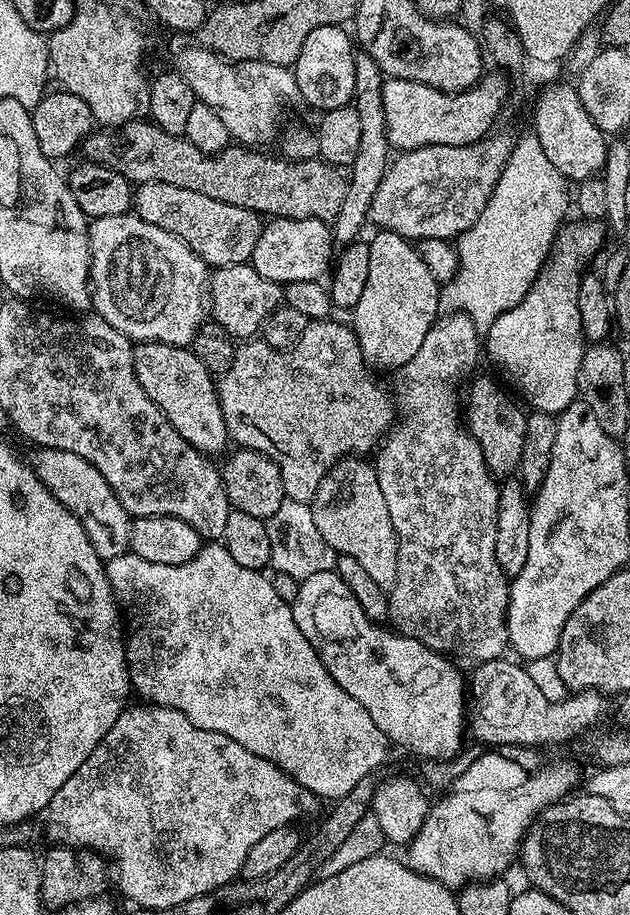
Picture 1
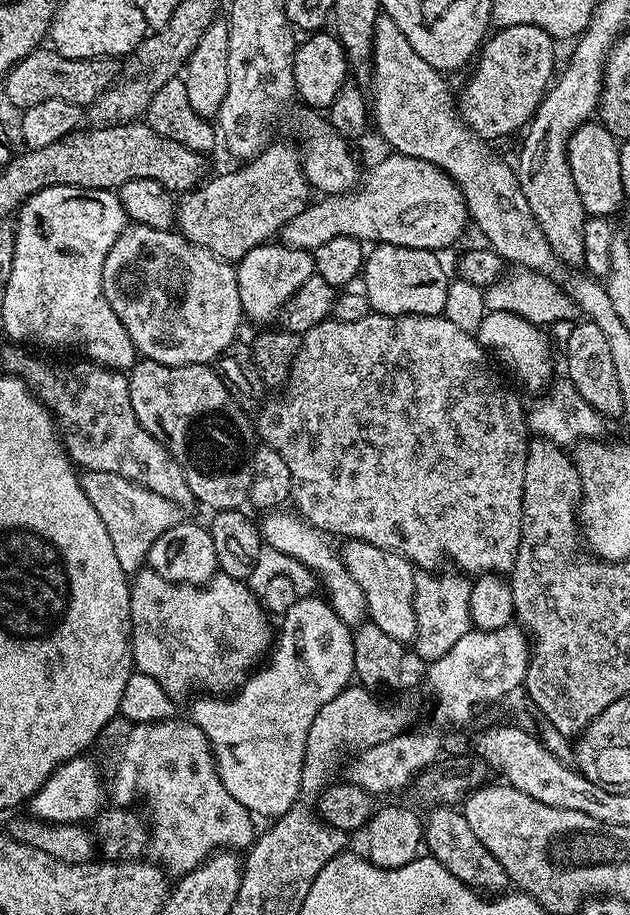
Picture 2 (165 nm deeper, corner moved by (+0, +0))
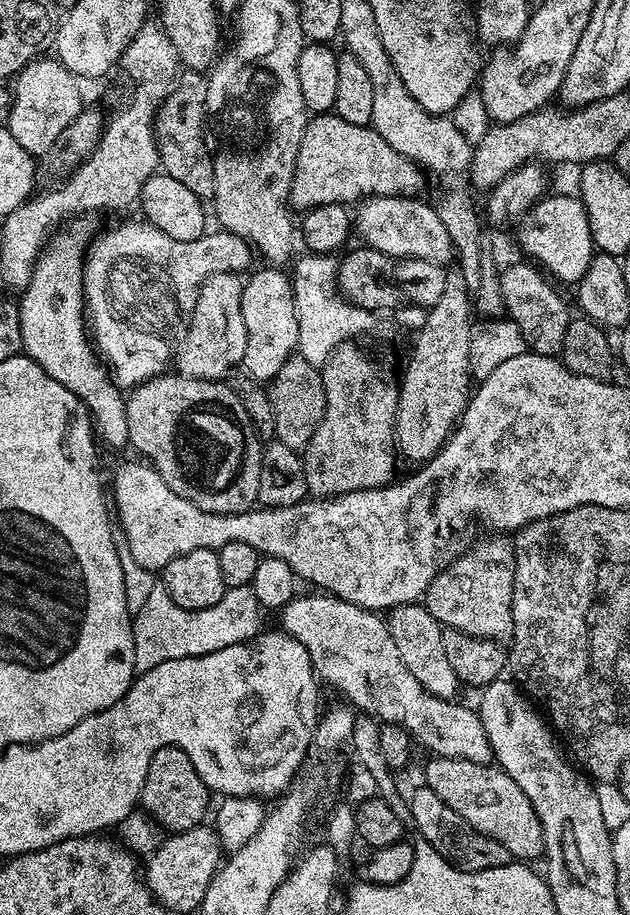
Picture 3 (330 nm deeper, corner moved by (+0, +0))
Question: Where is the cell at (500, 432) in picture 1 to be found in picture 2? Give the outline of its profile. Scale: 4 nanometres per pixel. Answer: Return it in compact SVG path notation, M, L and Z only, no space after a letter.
M372 312L358 322L342 322L329 318L318 322L314 330L303 333L300 349L294 358L292 374L282 389L284 400L269 399L259 409L254 427L259 439L270 445L290 466L292 479L291 503L295 511L315 528L329 537L365 540L379 548L402 554L420 570L436 570L449 556L464 574L495 572L511 573L516 564L518 546L522 538L524 515L522 514L522 494L526 478L526 458L530 433L525 405L520 405L516 392L496 376L493 361L483 345L473 333L454 326L443 314L439 316L384 316Z

